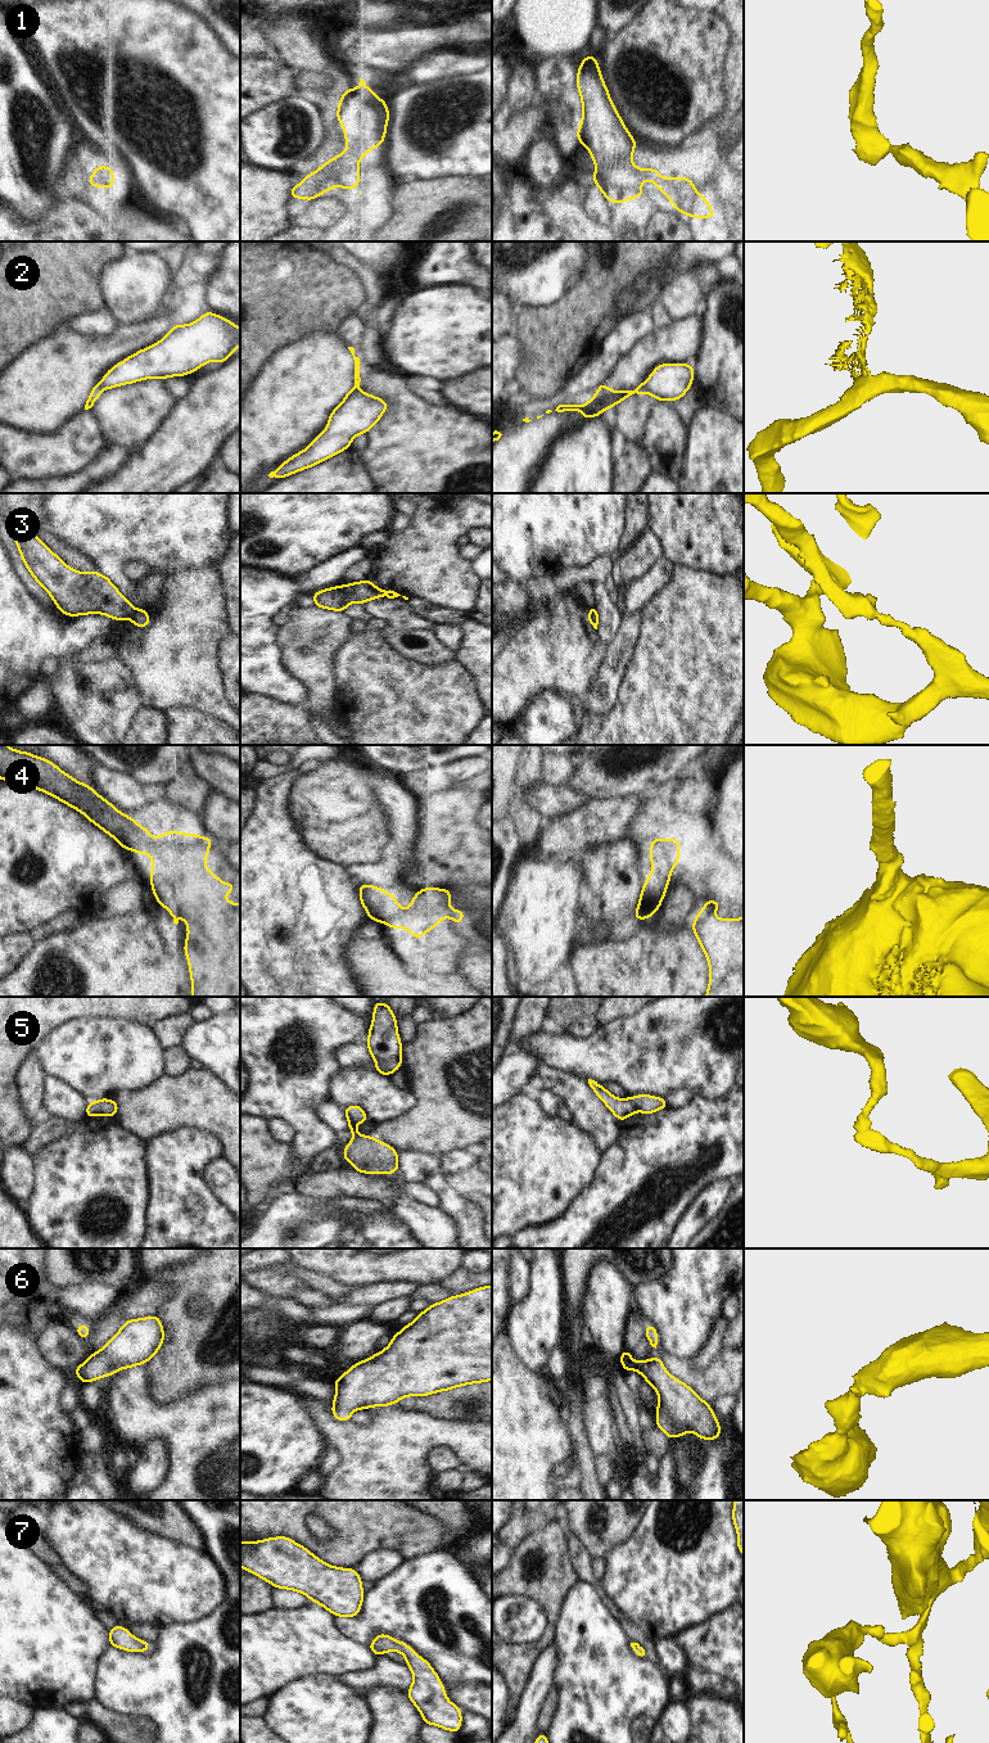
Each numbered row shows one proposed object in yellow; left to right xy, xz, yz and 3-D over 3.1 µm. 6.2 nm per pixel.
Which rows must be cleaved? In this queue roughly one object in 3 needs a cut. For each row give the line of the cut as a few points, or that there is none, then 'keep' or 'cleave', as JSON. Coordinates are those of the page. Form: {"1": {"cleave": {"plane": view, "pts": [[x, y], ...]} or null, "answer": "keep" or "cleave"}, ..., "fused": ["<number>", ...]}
{"1": {"cleave": null, "answer": "keep"}, "2": {"cleave": {"plane": "xz", "pts": [[358, 391], [342, 402]]}, "answer": "cleave"}, "3": {"cleave": {"plane": "xy", "pts": [[135, 609], [127, 618]]}, "answer": "cleave"}, "4": {"cleave": null, "answer": "keep"}, "5": {"cleave": {"plane": "yz", "pts": [[630, 1098], [637, 1110]]}, "answer": "cleave"}, "6": {"cleave": null, "answer": "keep"}, "7": {"cleave": null, "answer": "keep"}, "fused": ["2", "3", "5"]}

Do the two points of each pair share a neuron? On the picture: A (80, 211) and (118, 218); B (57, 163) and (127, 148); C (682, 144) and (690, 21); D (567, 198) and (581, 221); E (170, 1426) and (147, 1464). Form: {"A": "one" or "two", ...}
{"A": "one", "B": "two", "C": "one", "D": "one", "E": "two"}

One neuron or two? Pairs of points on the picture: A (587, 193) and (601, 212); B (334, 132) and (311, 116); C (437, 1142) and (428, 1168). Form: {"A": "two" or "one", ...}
{"A": "one", "B": "two", "C": "two"}

